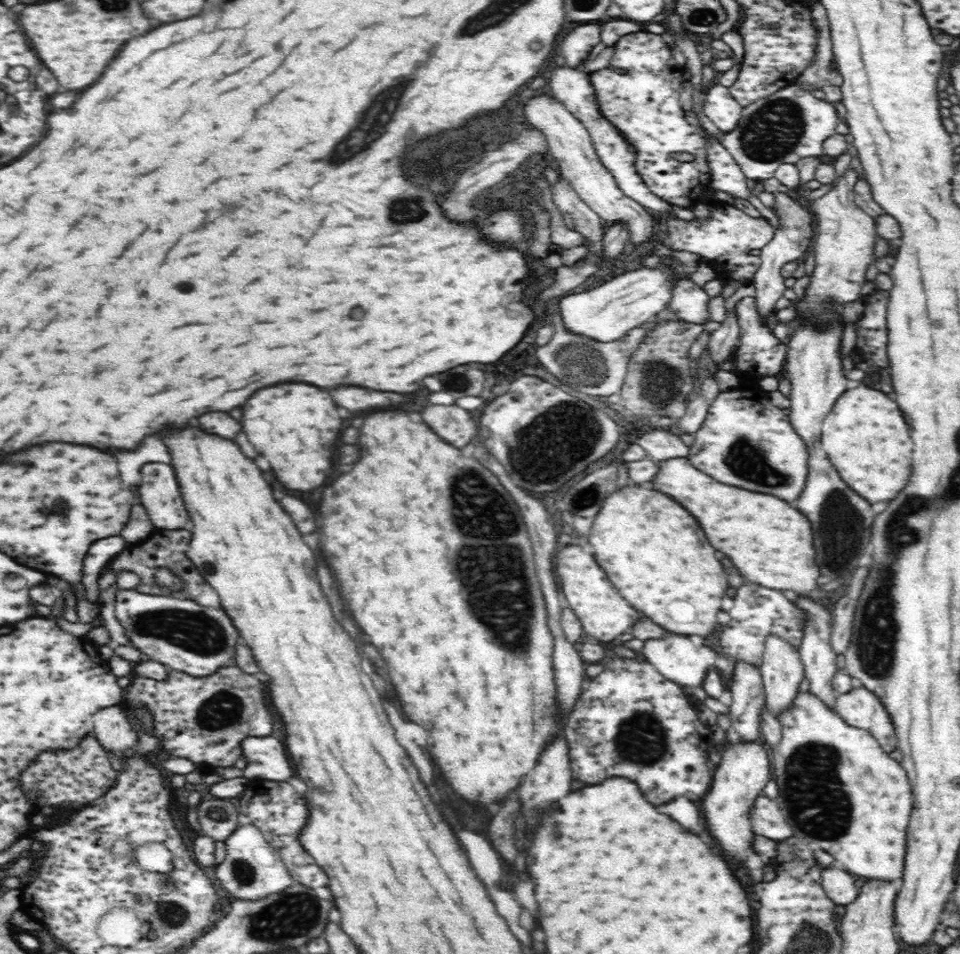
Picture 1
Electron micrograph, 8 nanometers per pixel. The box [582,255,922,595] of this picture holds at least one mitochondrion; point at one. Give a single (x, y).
(840, 515)

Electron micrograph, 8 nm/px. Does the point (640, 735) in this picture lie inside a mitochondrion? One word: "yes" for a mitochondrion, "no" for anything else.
yes

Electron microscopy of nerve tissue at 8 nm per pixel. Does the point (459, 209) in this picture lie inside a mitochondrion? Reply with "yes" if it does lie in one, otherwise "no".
no

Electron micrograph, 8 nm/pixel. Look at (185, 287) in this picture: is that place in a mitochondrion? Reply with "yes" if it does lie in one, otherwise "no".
no

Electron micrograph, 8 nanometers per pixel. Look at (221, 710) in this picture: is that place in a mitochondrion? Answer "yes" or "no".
yes

